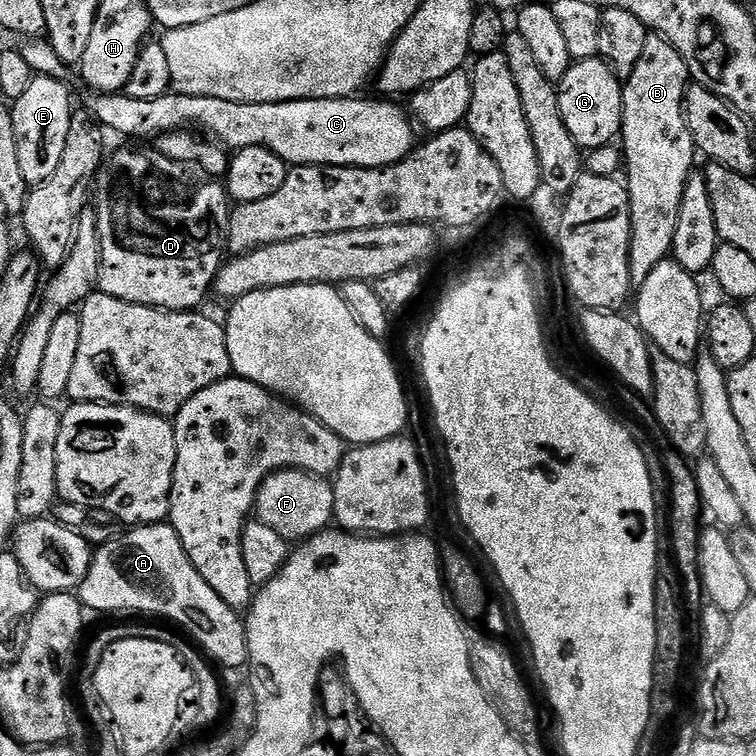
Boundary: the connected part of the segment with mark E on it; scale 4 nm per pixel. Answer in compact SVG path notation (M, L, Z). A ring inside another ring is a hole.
M36 76L30 82L26 94L12 105L14 138L18 138L18 163L29 186L46 182L58 170L62 153L66 150L66 134L70 134L70 122L74 105L68 93L69 85L62 80Z

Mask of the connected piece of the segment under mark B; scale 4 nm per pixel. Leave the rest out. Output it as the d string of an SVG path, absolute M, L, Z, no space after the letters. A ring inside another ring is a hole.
M650 34L646 46L642 49L642 58L638 66L623 81L624 85L624 121L620 127L622 143L622 164L628 168L626 187L630 198L630 218L632 219L632 237L630 238L630 278L633 285L639 286L654 271L658 262L669 259L674 242L674 230L678 226L678 210L682 210L682 194L686 182L693 176L692 163L698 160L696 143L686 126L684 117L684 93L690 87L688 67L674 50L674 46L663 36Z

